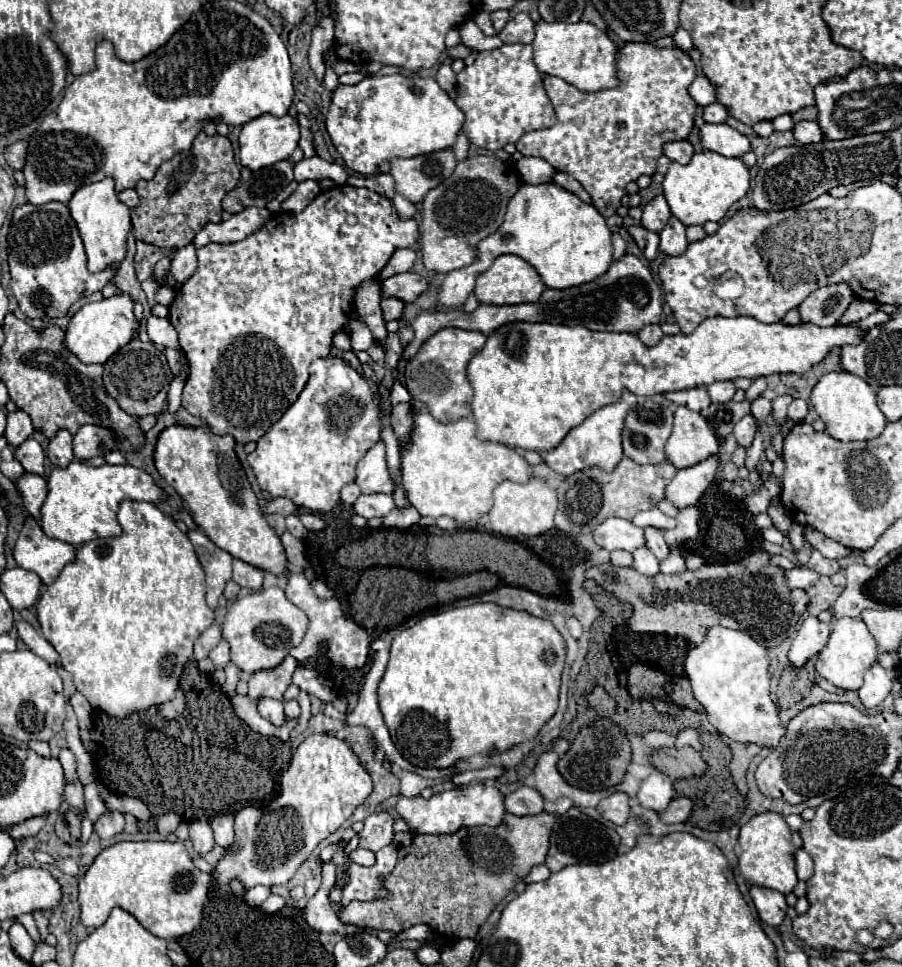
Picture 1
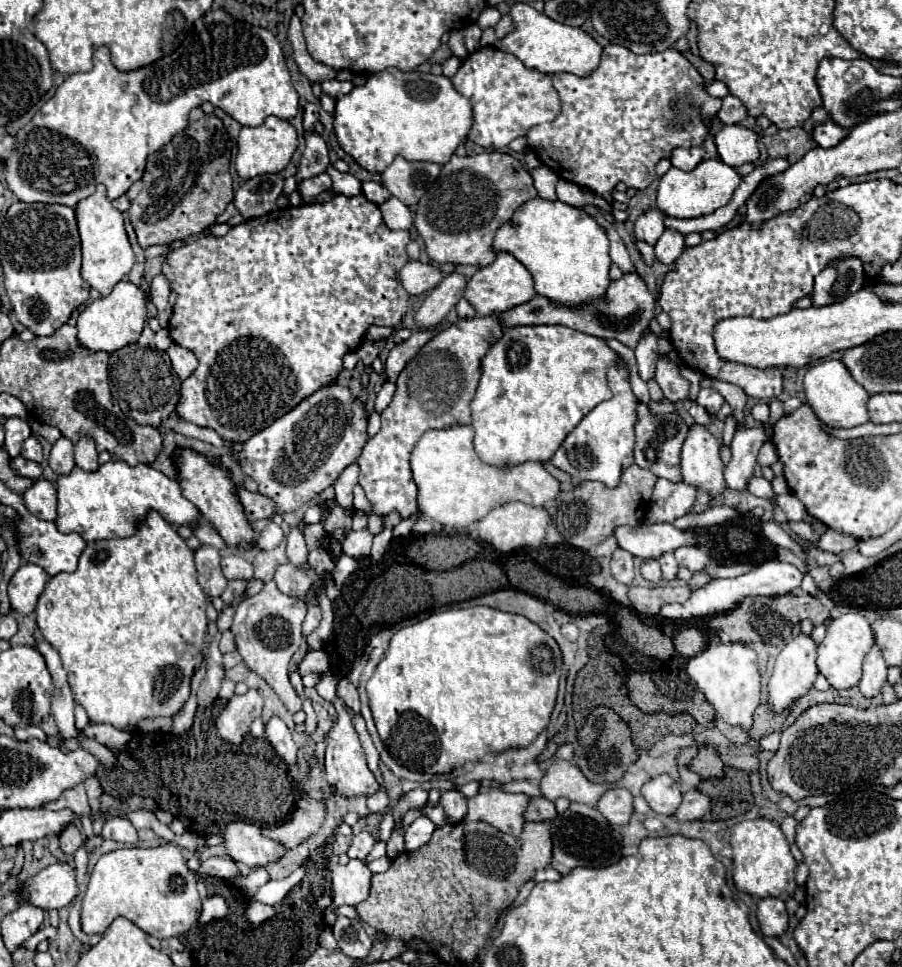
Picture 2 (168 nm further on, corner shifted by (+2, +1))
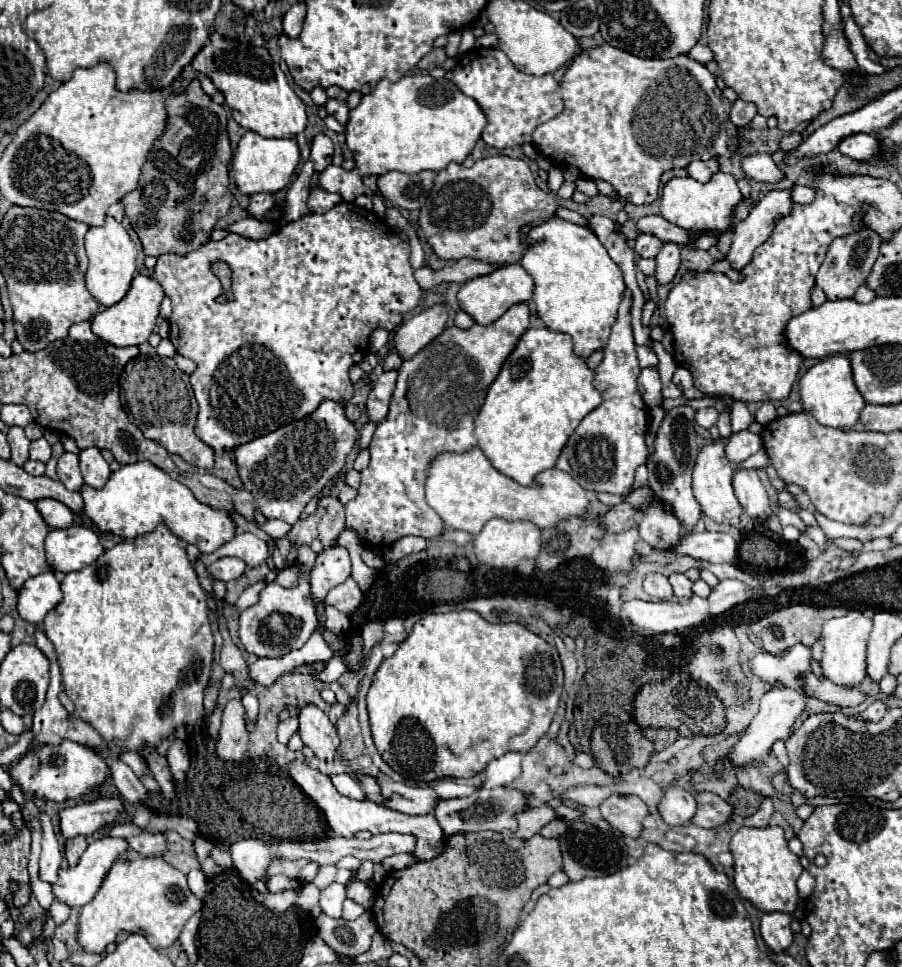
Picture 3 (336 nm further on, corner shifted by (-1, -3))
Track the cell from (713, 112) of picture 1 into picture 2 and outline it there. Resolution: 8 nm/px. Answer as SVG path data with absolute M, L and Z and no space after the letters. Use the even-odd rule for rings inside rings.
M727 95L727 97L723 99L721 109L717 111L717 117L719 117L719 121L725 123L725 125L735 125L735 123L741 123L741 121L747 117L747 111L745 111L743 103L741 103L737 97Z

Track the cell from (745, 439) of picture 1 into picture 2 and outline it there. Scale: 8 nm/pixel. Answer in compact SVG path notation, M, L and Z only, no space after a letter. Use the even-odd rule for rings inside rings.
M737 429L731 443L731 461L723 471L725 483L729 489L743 491L747 479L753 475L753 467L757 463L757 453L761 445L767 441L763 429Z

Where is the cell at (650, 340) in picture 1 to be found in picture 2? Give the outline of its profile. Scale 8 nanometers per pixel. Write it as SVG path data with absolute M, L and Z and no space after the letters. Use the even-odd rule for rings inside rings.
M647 331L641 335L639 345L635 347L635 357L637 357L637 365L639 365L639 375L643 381L653 379L653 371L655 371L655 363L659 359L659 345L657 345L659 337L653 331Z

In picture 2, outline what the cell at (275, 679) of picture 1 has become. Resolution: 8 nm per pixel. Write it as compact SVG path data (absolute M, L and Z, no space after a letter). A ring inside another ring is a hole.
M249 689L245 695L235 695L217 719L217 733L229 743L241 743L249 725L261 717L263 695Z

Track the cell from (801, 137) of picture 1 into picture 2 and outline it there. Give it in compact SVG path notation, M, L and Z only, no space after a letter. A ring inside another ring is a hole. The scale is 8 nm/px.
M833 121L819 123L819 125L815 125L815 129L813 129L813 141L815 141L819 147L833 147L833 145L837 145L845 135L847 135L847 129L837 127L837 123L833 123Z

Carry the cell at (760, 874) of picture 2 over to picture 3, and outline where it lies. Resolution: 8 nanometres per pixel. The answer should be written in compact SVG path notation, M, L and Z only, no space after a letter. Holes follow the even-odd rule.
M740 827L730 841L730 851L734 855L734 885L744 899L764 913L794 913L800 901L796 879L804 869L798 857L788 849L782 827Z

